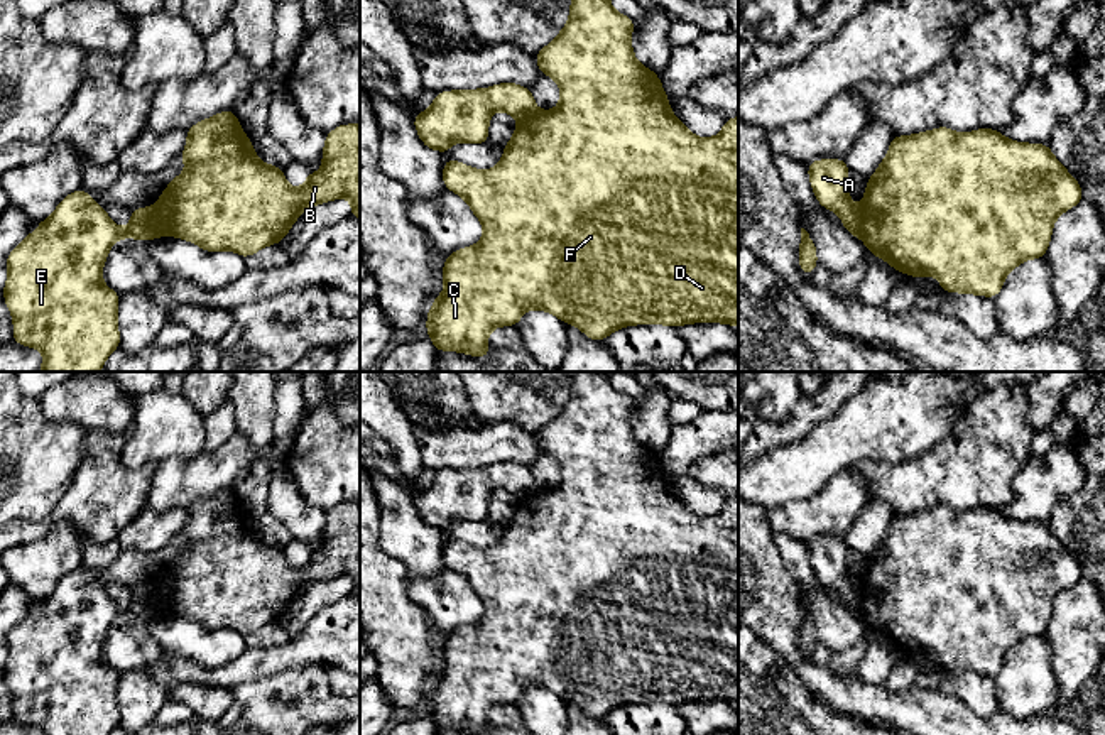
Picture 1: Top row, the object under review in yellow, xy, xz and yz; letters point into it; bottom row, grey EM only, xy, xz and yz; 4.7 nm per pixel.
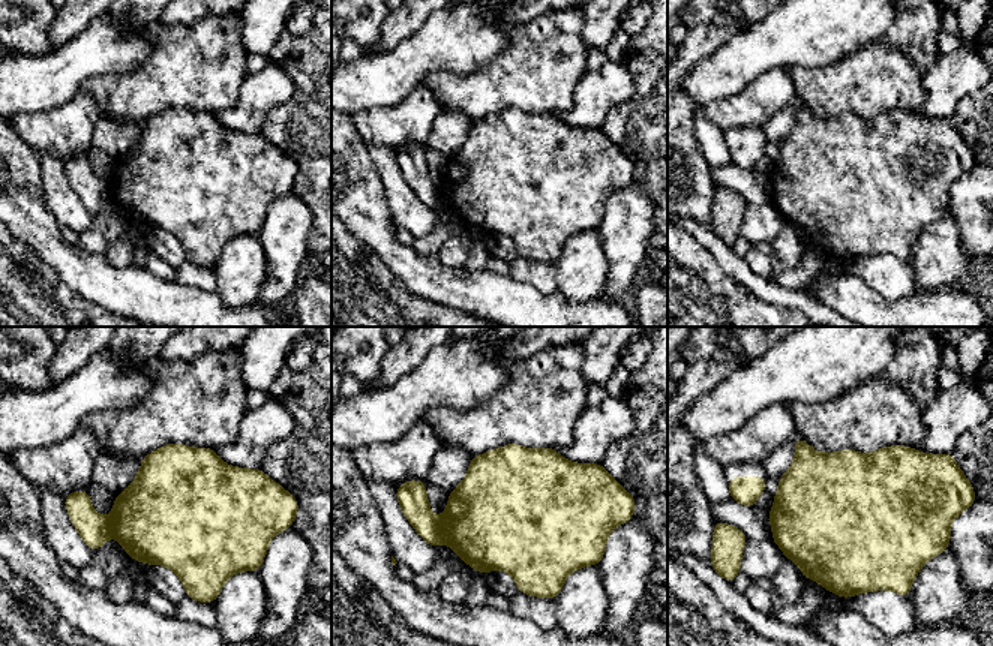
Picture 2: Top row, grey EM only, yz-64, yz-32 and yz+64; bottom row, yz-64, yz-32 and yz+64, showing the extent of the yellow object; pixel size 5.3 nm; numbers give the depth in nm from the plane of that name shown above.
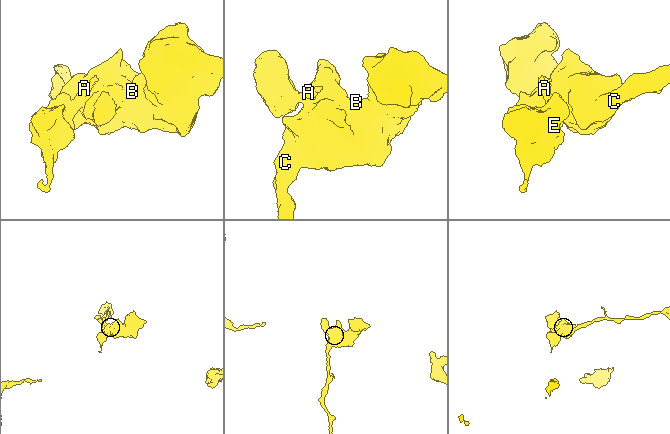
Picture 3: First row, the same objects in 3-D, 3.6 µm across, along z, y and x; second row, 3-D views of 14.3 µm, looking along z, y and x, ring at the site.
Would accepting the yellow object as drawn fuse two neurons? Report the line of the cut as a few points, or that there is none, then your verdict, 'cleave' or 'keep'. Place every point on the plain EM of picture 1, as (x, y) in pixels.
cut in yz along (855, 587), (862, 615); cleave

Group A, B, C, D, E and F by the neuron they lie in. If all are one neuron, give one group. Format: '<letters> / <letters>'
A E / B C D F

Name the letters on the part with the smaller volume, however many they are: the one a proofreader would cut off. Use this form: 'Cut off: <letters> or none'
Cut off: A, E

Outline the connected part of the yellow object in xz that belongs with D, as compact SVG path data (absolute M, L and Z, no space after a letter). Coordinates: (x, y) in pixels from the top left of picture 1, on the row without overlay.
M573 372L569 399L559 414L536 434L537 446L561 466L561 480L551 490L536 488L519 500L504 536L490 549L478 549L458 539L443 546L444 566L461 574L483 603L483 617L460 627L444 637L444 669L434 678L426 708L438 730L451 728L473 735L488 735L488 711L497 705L515 705L525 688L542 688L576 703L588 716L603 720L612 710L629 703L667 703L679 706L686 701L728 701L738 706L738 495L725 498L720 514L701 517L679 500L671 487L656 451L635 439L630 414L634 399L612 387L608 372Z

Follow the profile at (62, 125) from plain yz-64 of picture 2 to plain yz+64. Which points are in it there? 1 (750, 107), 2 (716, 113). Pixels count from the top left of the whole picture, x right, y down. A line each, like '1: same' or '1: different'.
1: same
2: same

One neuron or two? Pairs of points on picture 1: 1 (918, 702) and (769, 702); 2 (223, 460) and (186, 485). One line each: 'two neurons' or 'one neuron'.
1: two neurons
2: one neuron

